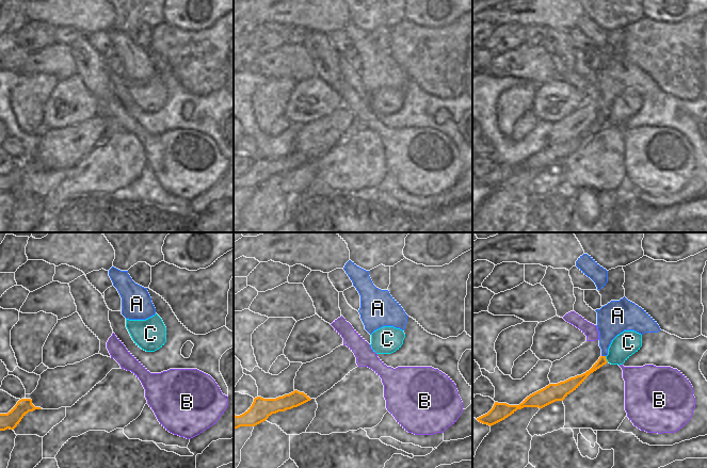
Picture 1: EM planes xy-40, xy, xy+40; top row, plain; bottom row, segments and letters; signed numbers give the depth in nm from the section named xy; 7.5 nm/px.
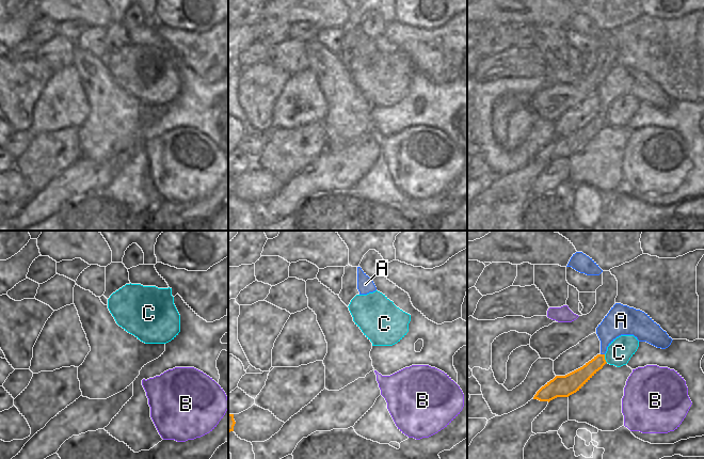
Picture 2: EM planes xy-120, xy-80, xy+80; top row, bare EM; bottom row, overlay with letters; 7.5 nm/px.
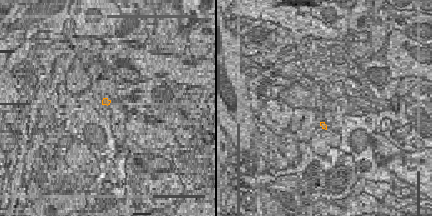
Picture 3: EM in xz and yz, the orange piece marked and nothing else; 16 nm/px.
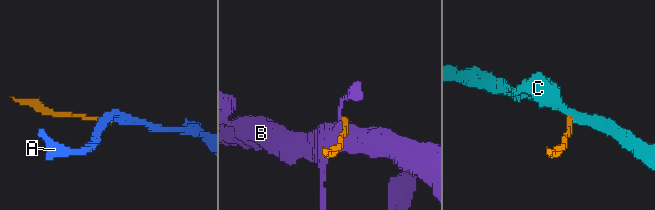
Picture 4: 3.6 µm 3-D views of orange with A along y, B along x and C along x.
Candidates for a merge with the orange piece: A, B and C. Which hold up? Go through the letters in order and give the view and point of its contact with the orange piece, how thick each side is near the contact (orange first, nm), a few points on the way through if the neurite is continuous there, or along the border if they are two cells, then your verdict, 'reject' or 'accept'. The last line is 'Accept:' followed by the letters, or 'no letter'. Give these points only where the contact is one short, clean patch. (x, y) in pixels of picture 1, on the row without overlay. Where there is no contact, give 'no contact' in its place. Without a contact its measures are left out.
A: xy+40 (604, 117) | 60/200 nm | across xy+40 (579, 140), (592, 131), (604, 117), (604, 105), (610, 85) | accept
B: no contact | reject
C: xy+40 (606, 120) | 60/180 nm | along xy+40 (605, 117), (608, 123) | reject
Accept: A

